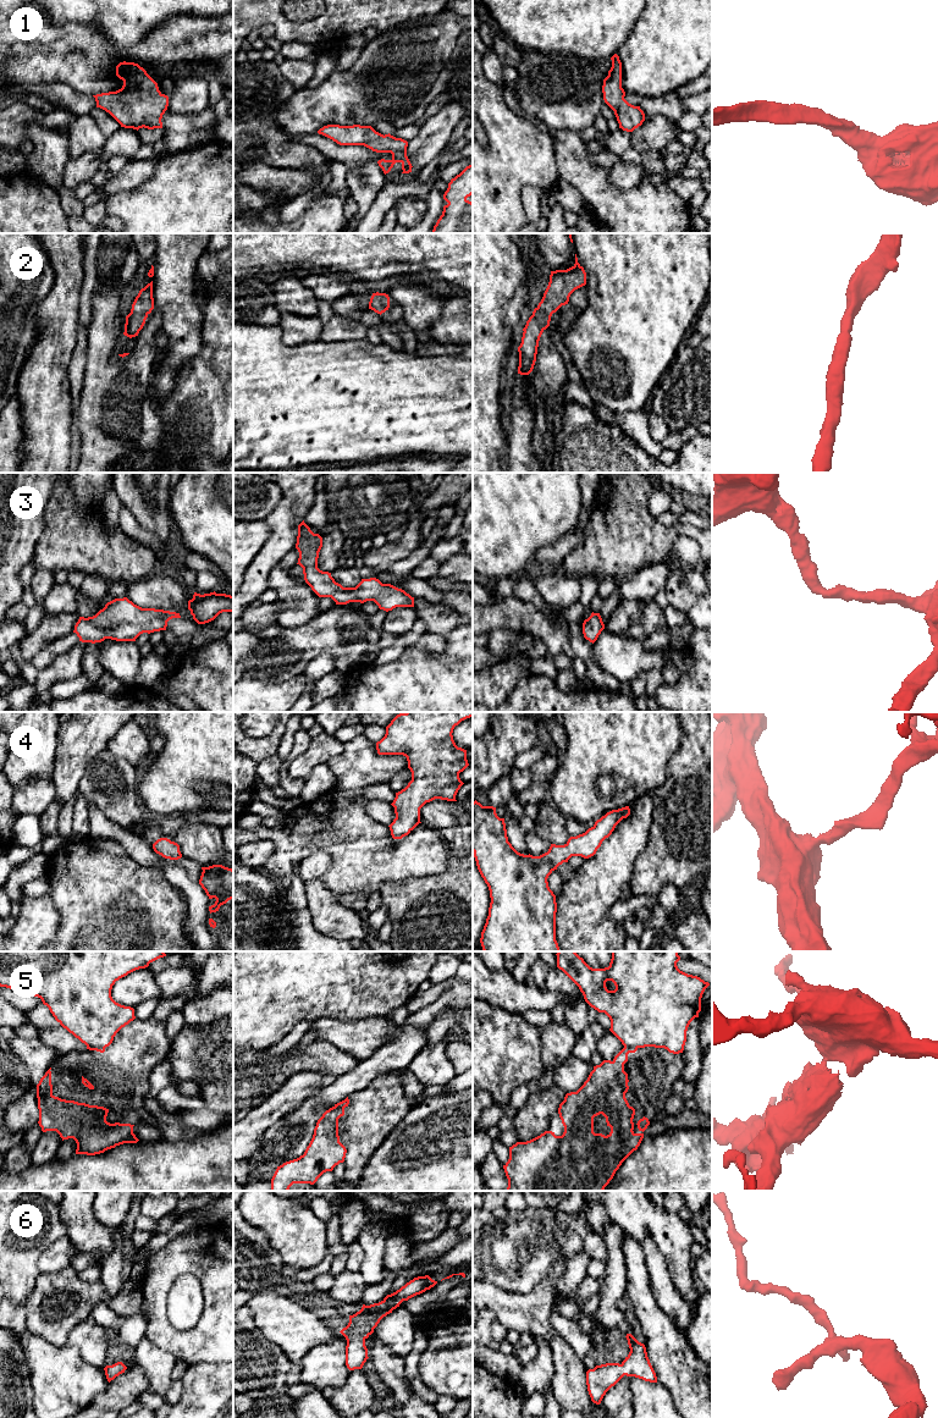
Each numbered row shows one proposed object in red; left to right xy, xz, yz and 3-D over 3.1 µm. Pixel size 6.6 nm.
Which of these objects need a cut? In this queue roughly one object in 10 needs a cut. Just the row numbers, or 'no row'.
5

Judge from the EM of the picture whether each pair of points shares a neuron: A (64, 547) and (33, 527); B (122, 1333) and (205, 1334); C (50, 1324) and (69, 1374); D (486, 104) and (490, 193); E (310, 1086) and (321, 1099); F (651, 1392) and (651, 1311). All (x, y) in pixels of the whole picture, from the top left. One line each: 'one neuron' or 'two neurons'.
A: two neurons
B: two neurons
C: two neurons
D: one neuron
E: two neurons
F: two neurons

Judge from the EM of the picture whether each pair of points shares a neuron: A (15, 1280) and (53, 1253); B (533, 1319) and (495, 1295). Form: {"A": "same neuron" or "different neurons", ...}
{"A": "different neurons", "B": "same neuron"}

